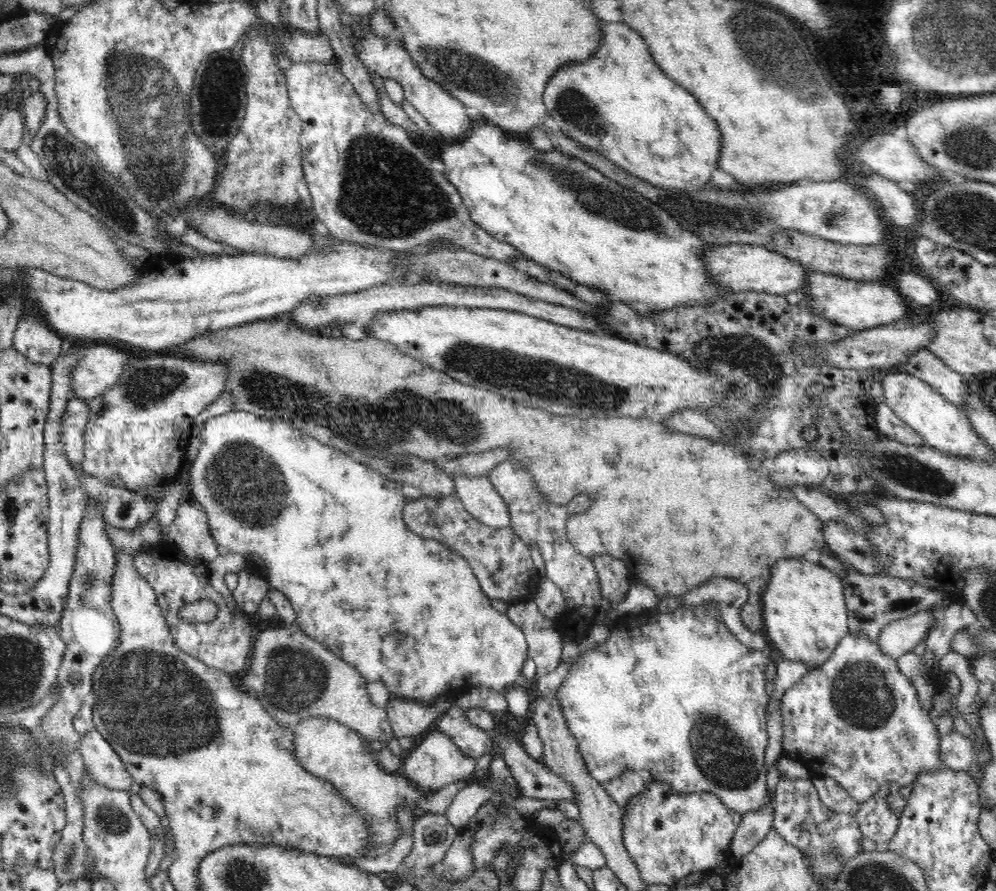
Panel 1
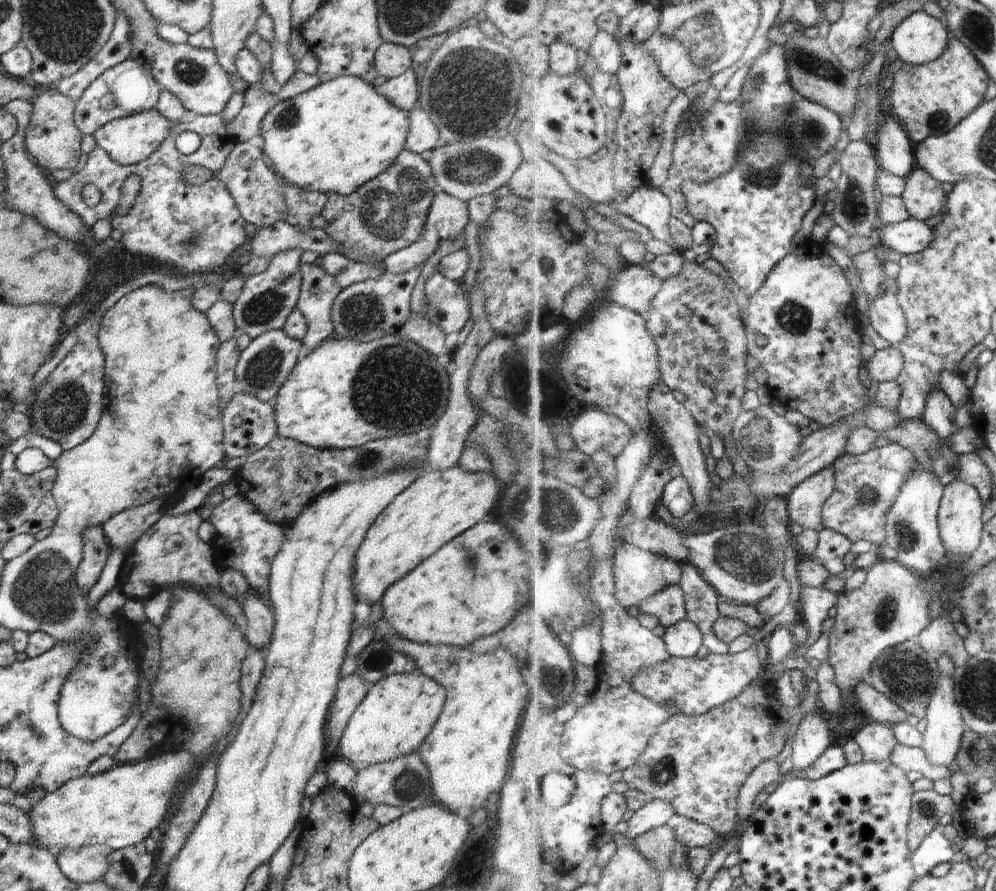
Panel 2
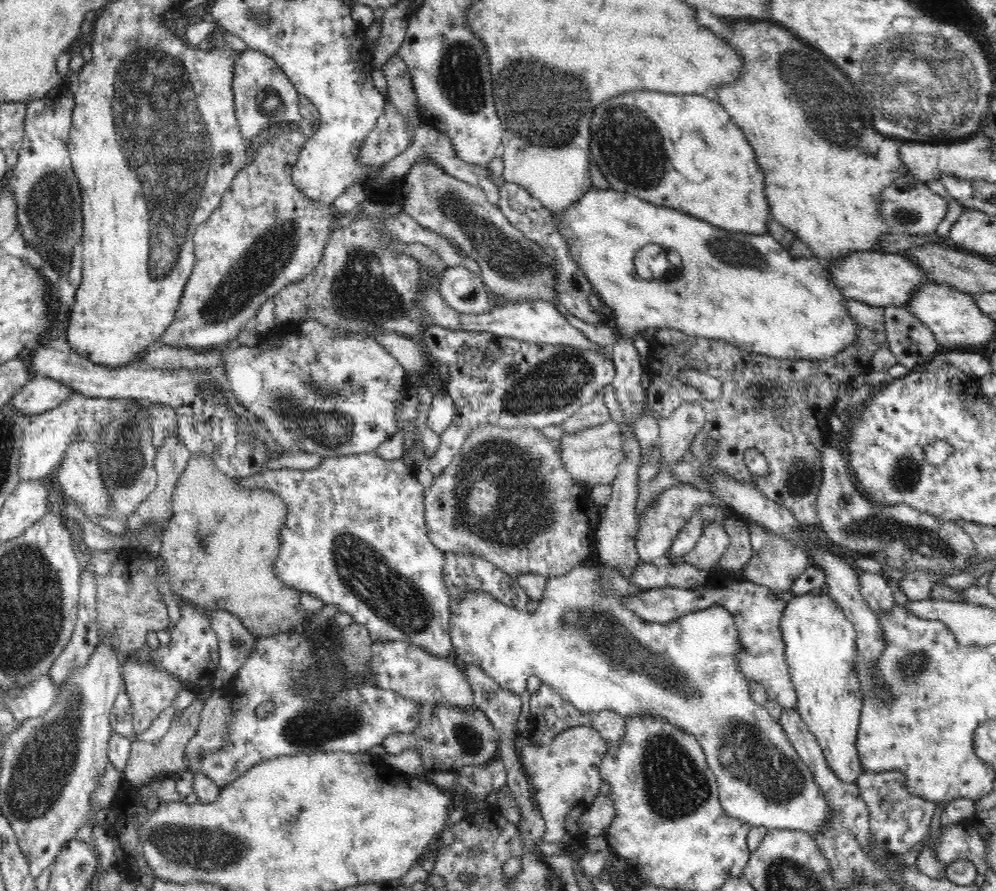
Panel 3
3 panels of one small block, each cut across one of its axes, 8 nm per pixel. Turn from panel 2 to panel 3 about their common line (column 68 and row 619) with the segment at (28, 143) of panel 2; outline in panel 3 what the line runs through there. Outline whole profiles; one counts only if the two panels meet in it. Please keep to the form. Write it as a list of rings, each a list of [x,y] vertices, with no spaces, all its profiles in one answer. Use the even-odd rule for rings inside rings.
[[[118,554],[117,564],[112,566],[112,573],[106,576],[94,574],[96,577],[96,606],[98,609],[99,639],[110,635],[112,645],[121,661],[128,657],[136,658],[146,642],[146,634],[150,630],[166,630],[168,628],[168,611],[162,595],[154,586],[153,578],[158,573],[164,573],[165,560],[159,554],[142,555],[144,566],[140,566],[140,558],[132,558],[132,566],[128,570],[128,558]]]

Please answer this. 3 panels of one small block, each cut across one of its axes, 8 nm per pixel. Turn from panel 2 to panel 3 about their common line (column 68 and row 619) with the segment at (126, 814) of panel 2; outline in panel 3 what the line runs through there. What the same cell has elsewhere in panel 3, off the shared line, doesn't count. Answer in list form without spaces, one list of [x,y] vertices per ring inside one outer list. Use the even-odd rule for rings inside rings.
[[[822,591],[819,595],[795,594],[785,603],[780,626],[786,650],[786,663],[797,693],[796,709],[806,727],[816,737],[825,754],[825,759],[836,776],[845,783],[856,784],[857,778],[866,770],[861,766],[856,748],[863,699],[860,693],[860,683],[858,683],[858,671],[856,671],[858,650],[854,625],[848,620],[840,606],[828,595],[828,592]]]

